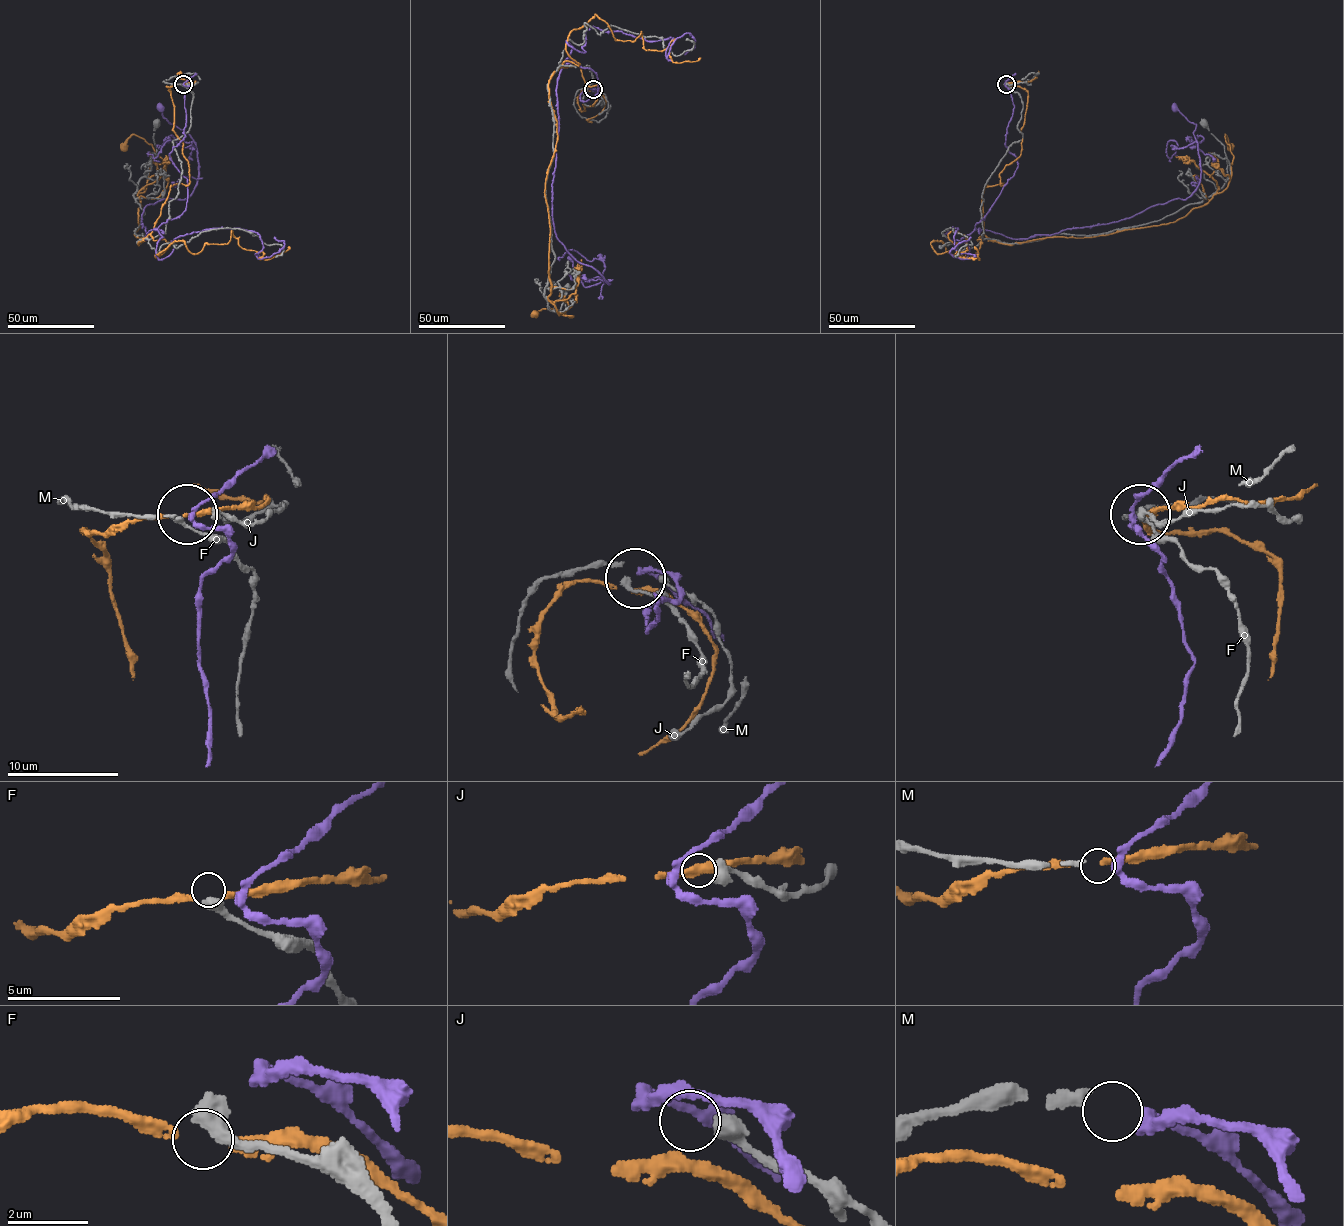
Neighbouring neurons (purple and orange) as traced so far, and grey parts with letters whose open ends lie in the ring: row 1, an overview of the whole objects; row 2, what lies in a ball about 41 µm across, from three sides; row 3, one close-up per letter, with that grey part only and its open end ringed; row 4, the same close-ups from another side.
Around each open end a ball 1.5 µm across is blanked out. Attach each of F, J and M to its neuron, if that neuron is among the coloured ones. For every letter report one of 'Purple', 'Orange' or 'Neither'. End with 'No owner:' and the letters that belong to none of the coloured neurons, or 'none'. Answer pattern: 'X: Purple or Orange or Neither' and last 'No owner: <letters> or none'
F: Neither
J: Neither
M: Purple
No owner: F, J

